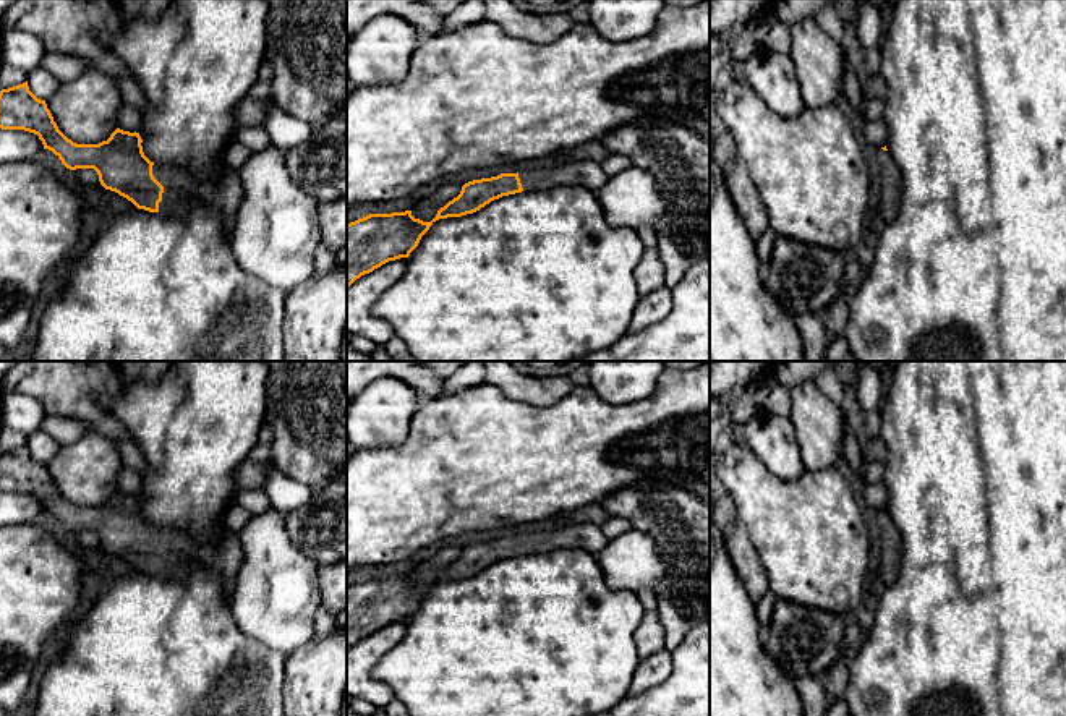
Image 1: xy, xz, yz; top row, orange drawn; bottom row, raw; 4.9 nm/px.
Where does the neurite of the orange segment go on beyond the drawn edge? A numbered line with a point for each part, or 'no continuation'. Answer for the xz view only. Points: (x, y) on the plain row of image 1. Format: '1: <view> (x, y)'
1: xz (587, 536)

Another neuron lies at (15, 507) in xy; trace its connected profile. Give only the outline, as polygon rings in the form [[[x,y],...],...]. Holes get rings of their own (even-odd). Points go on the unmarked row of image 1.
[[[0,491],[0,526],[32,523],[42,514],[44,507],[37,497]]]

